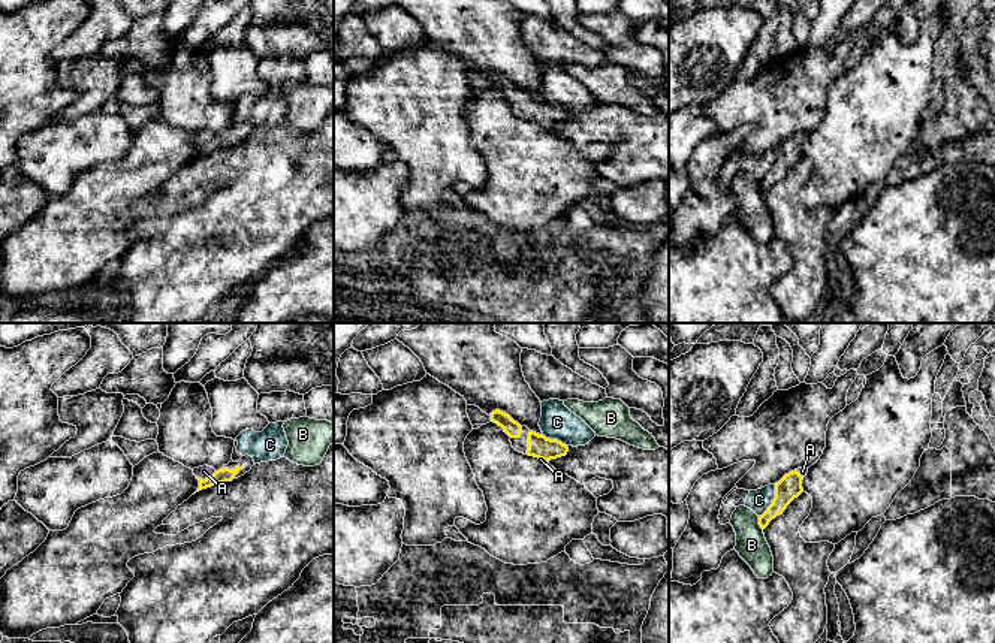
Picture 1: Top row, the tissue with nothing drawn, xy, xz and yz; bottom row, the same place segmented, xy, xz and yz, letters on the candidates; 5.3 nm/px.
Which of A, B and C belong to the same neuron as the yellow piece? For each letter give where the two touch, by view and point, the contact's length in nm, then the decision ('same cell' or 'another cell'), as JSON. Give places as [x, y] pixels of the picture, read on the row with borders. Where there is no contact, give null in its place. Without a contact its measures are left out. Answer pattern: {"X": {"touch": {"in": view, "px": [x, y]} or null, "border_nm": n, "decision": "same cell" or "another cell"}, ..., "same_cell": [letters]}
{"A": {"touch": {"in": "xy", "px": [207, 477]}, "border_nm": 120, "decision": "same cell"}, "B": {"touch": {"in": "yz", "px": [759, 524]}, "border_nm": 80, "decision": "another cell"}, "C": {"touch": {"in": "yz", "px": [772, 501]}, "border_nm": 200, "decision": "another cell"}, "same_cell": ["A"]}

